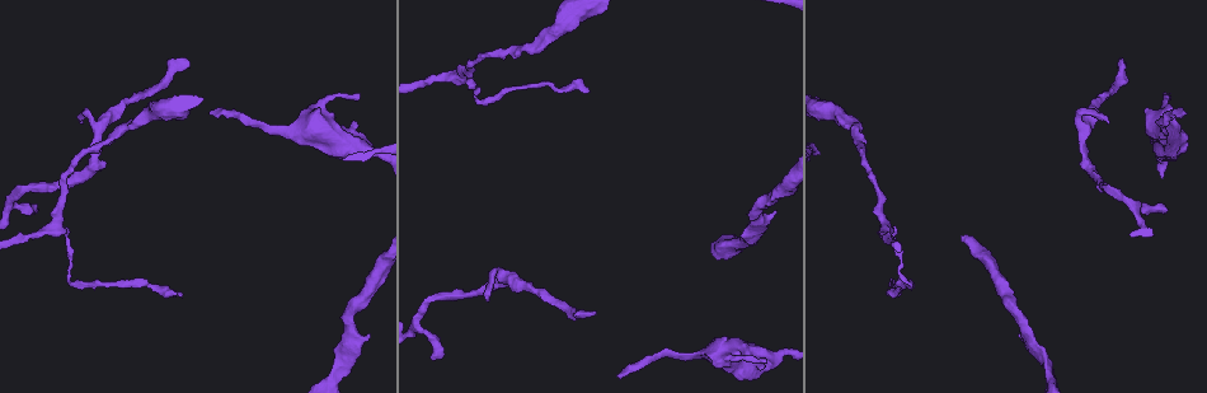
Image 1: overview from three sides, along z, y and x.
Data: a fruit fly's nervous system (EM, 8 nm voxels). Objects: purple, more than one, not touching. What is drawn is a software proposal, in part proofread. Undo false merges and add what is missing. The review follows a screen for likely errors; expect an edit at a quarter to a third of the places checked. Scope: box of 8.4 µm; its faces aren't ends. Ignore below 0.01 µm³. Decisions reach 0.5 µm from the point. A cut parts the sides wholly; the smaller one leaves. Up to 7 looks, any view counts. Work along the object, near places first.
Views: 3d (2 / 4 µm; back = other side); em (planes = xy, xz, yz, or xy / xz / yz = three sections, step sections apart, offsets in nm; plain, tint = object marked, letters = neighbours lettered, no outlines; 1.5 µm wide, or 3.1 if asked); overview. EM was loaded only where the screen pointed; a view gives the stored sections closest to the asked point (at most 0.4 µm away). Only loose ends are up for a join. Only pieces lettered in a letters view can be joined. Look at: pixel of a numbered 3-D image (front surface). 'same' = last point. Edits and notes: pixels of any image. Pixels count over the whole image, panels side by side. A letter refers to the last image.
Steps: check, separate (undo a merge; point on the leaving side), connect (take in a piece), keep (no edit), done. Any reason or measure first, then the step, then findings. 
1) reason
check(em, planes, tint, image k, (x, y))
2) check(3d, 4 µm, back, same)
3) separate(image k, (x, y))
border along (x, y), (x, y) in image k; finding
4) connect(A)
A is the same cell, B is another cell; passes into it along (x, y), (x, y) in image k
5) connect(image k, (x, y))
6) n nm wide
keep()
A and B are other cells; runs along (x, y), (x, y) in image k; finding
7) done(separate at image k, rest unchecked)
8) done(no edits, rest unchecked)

long arm stops here
check(3d, 2 µm, back, image 1, (587, 92))

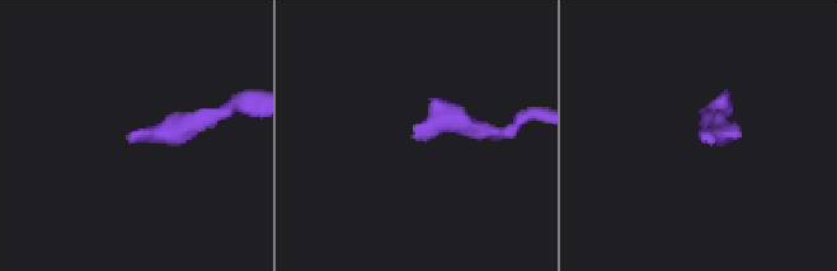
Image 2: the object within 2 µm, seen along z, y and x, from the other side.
check(em, planes, letters, image 2, (126, 136))

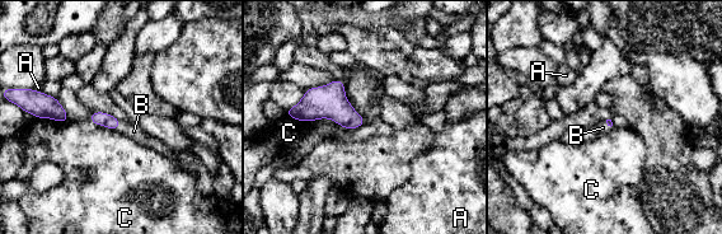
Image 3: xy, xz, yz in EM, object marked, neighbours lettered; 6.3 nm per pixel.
C touches over 220 nm
connect(B)
B is the same cell, A and C are other cells; passes into it along (101, 118), (118, 126), (134, 131) in image 3; the cell continues

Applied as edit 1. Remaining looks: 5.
check(overview)

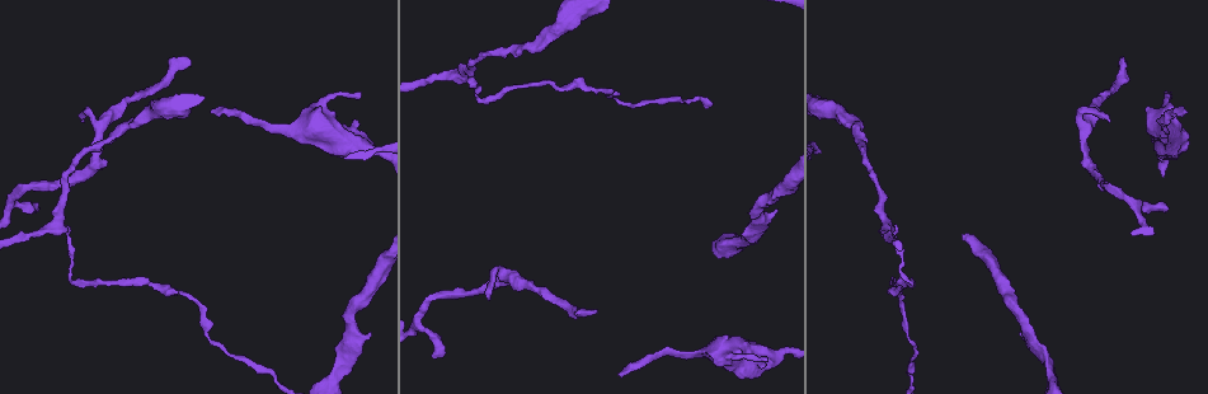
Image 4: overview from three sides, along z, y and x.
tapers out
check(3d, 2 µm, image 4, (1171, 94))

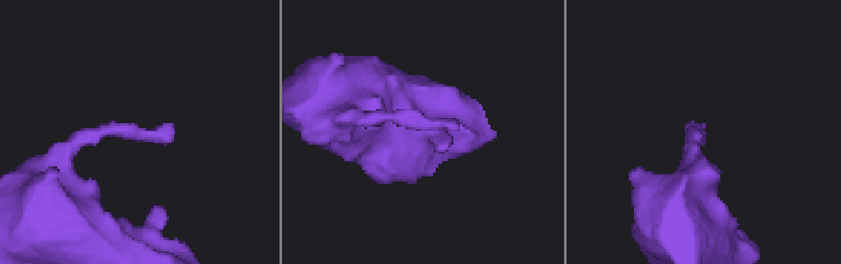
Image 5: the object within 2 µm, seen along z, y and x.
check(em, yz, step 8, letters, image 5, (456, 129))

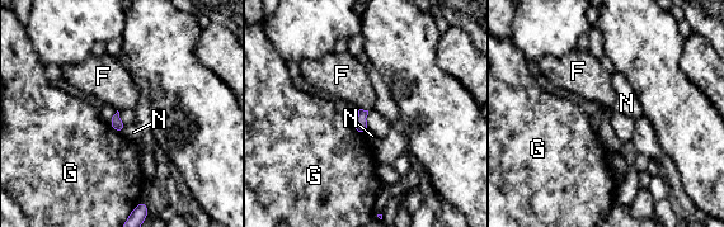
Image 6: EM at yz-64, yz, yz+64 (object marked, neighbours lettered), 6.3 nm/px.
keep()
F, G and N are other cells; border along (360, 108), (368, 110) in image 6; no lettered piece goes on from it

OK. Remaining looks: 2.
thin end
check(em, planes, plain, image 4, (1185, 111))

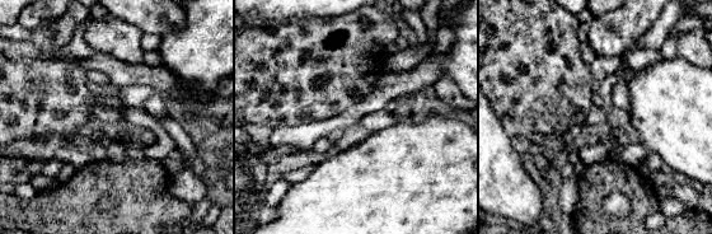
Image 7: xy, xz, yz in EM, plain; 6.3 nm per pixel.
check(em, planes, letters, same)

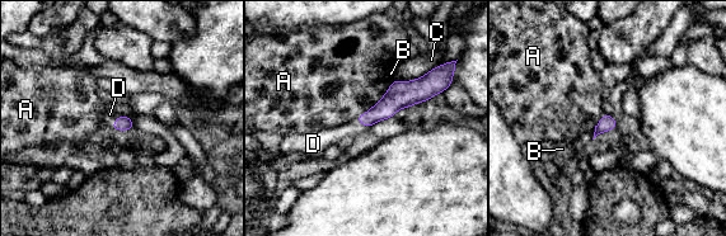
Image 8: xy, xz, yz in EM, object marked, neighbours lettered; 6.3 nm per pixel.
connect(D)
D is the same cell, A, B and C are other cells; passes into it along (122, 123), (113, 122), (109, 114) in image 8; it goes on there

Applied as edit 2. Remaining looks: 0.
done(connect at image 3, connect at image 8, rest unchecked)

